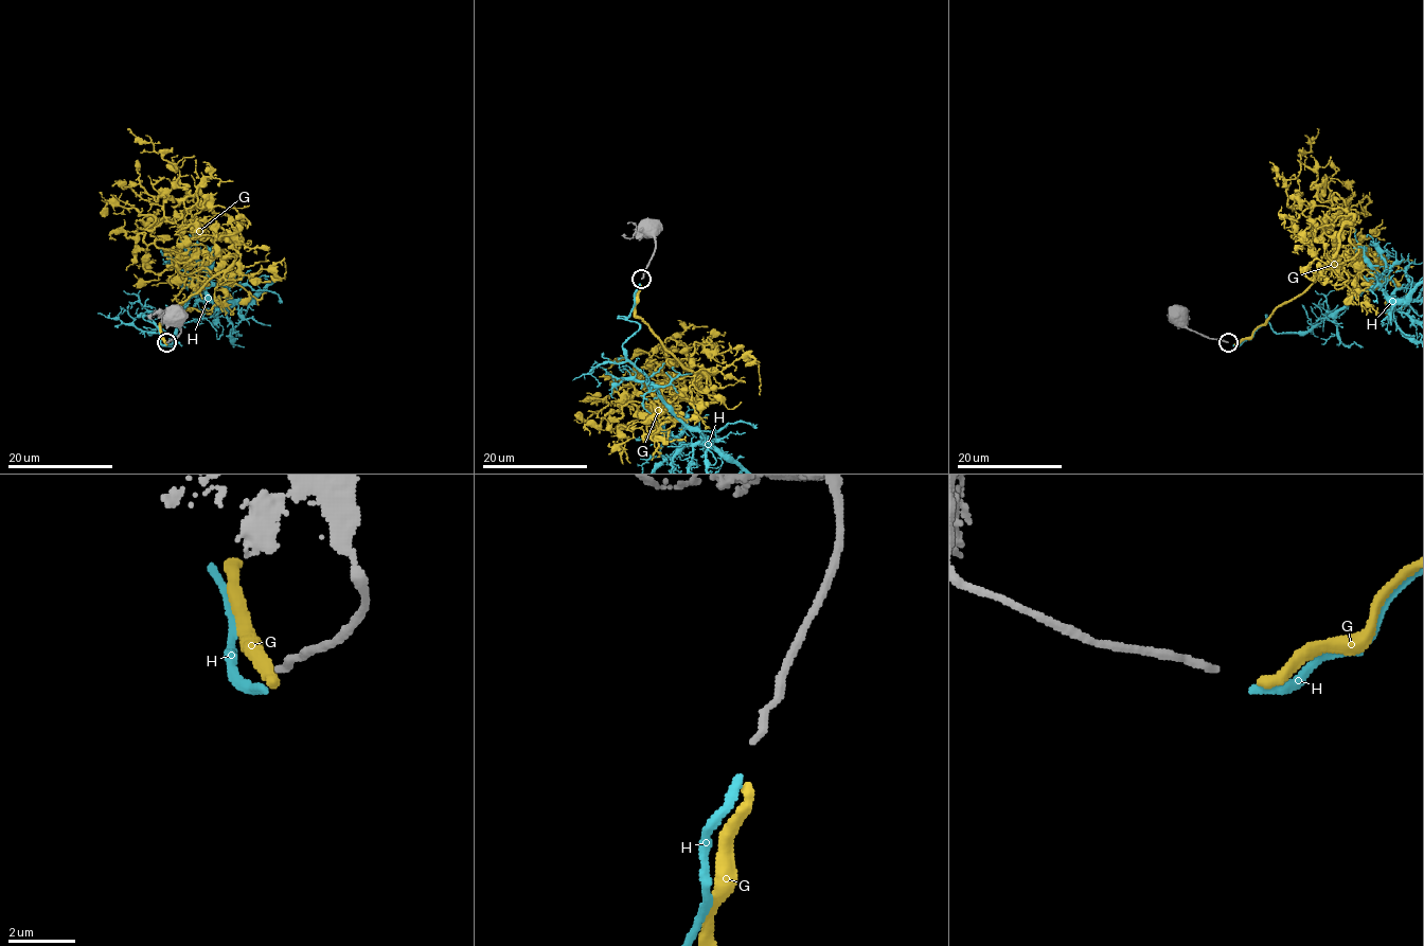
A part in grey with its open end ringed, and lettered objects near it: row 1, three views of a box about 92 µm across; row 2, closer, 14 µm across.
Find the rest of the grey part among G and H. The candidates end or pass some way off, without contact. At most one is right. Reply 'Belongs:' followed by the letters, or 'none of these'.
Belongs: H

